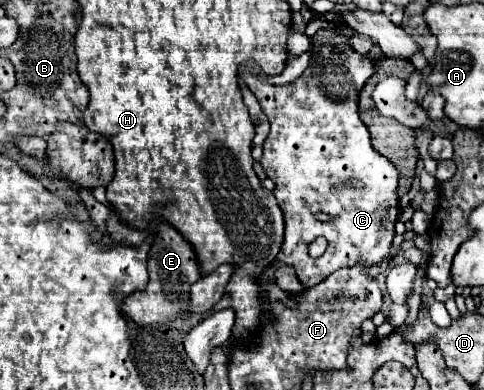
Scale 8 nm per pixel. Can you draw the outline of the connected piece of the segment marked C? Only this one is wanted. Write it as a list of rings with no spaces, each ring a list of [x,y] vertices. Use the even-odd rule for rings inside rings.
[[[335,29],[319,31],[313,41],[315,53],[309,67],[299,79],[289,85],[265,85],[259,81],[257,75],[245,73],[245,69],[259,69],[255,63],[245,63],[239,69],[239,75],[245,79],[251,93],[257,97],[261,111],[269,117],[271,123],[271,131],[263,143],[261,165],[265,175],[275,181],[273,195],[285,215],[285,241],[281,245],[277,261],[291,265],[297,273],[297,279],[305,287],[321,283],[333,271],[343,267],[353,267],[357,263],[365,263],[365,267],[379,265],[385,257],[389,257],[389,249],[395,237],[395,223],[399,219],[399,199],[395,191],[399,173],[389,159],[385,159],[371,147],[369,131],[357,113],[359,91],[363,89],[365,81],[375,73],[373,63],[369,57],[353,51],[347,37],[335,35]],[[317,211],[327,213],[331,221],[317,221]],[[319,235],[327,239],[329,247],[323,257],[309,259],[307,245]]]

